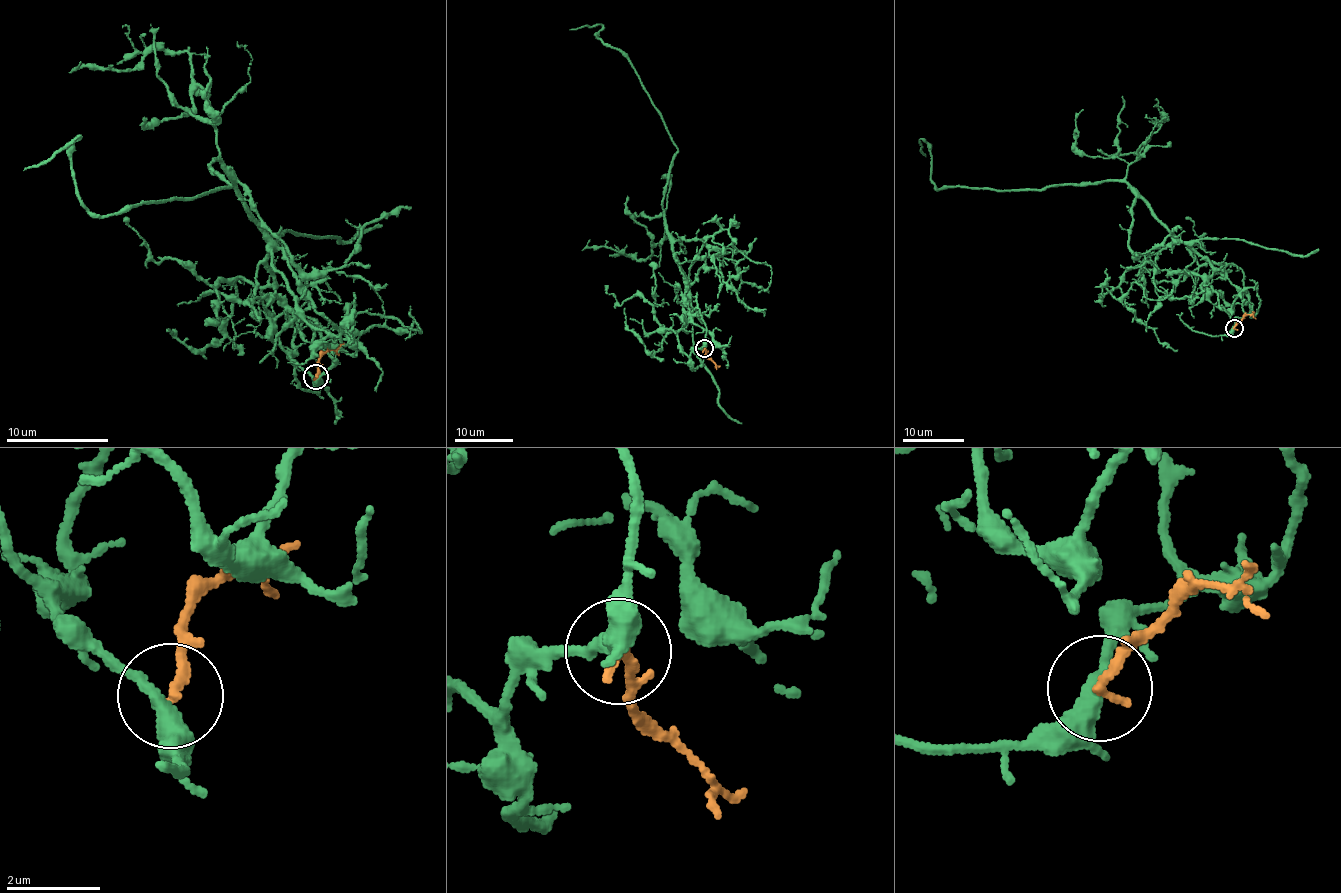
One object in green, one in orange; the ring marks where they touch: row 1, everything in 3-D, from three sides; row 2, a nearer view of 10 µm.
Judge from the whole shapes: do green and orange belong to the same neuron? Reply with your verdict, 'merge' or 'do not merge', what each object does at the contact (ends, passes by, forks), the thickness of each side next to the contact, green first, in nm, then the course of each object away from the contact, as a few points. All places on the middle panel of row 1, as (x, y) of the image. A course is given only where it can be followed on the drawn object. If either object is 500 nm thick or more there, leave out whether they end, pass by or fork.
do not merge; green forks; orange ends; calibres 300 and 240 nm; course green (703, 349), (688, 356), (677, 338), (689, 280), (663, 187), (678, 147), (602, 26), (570, 29); course orange (703, 349), (716, 369)

